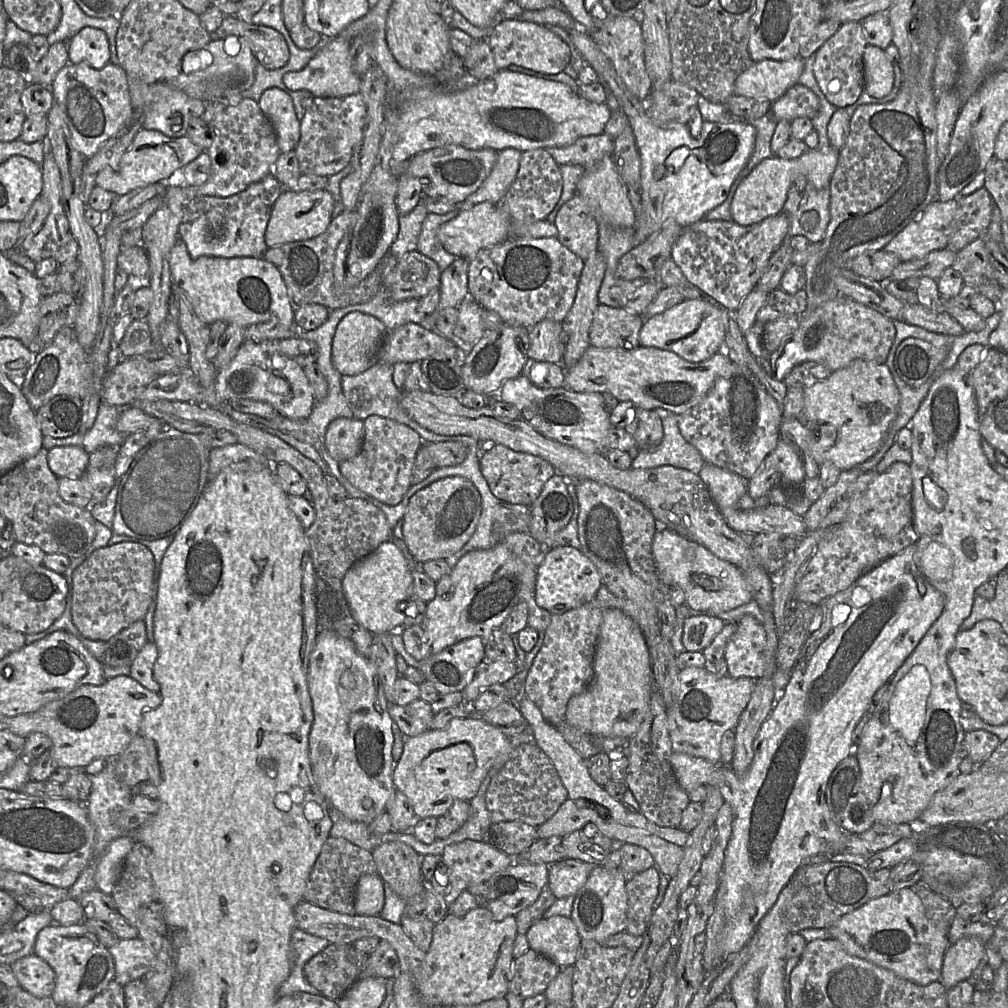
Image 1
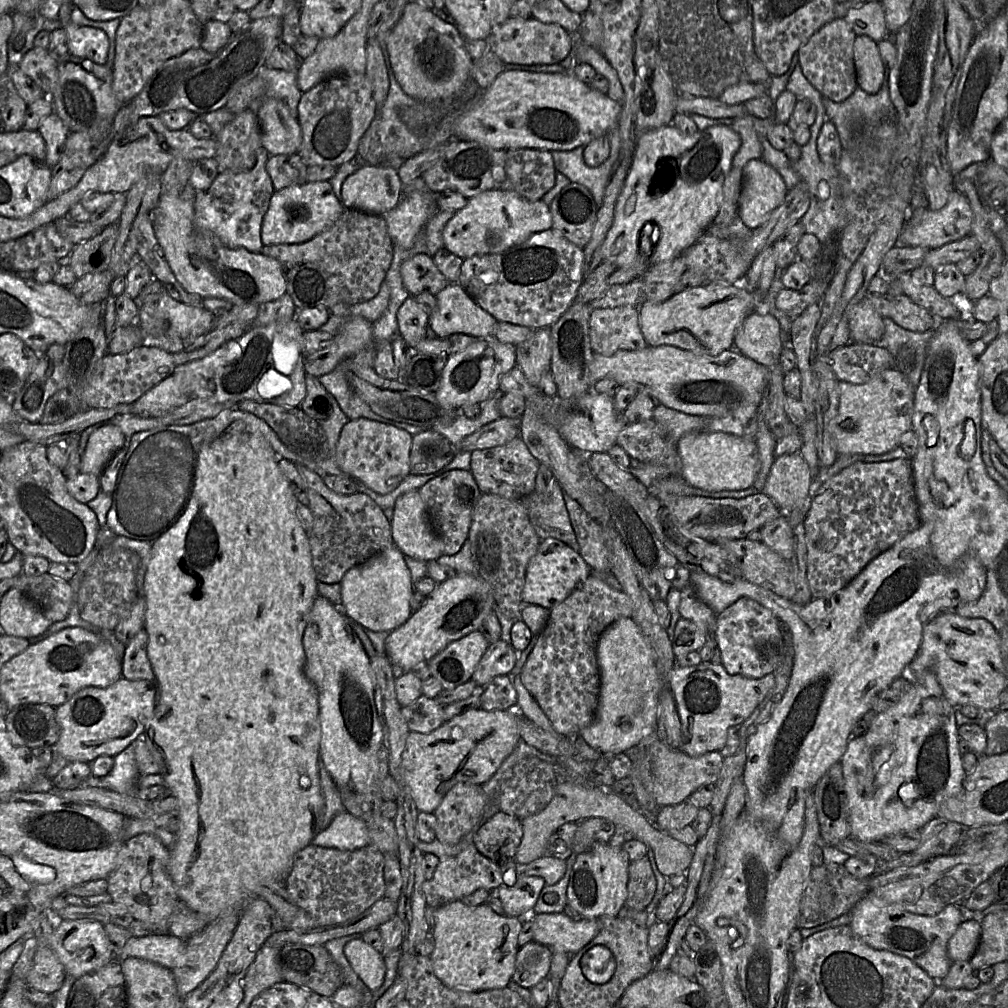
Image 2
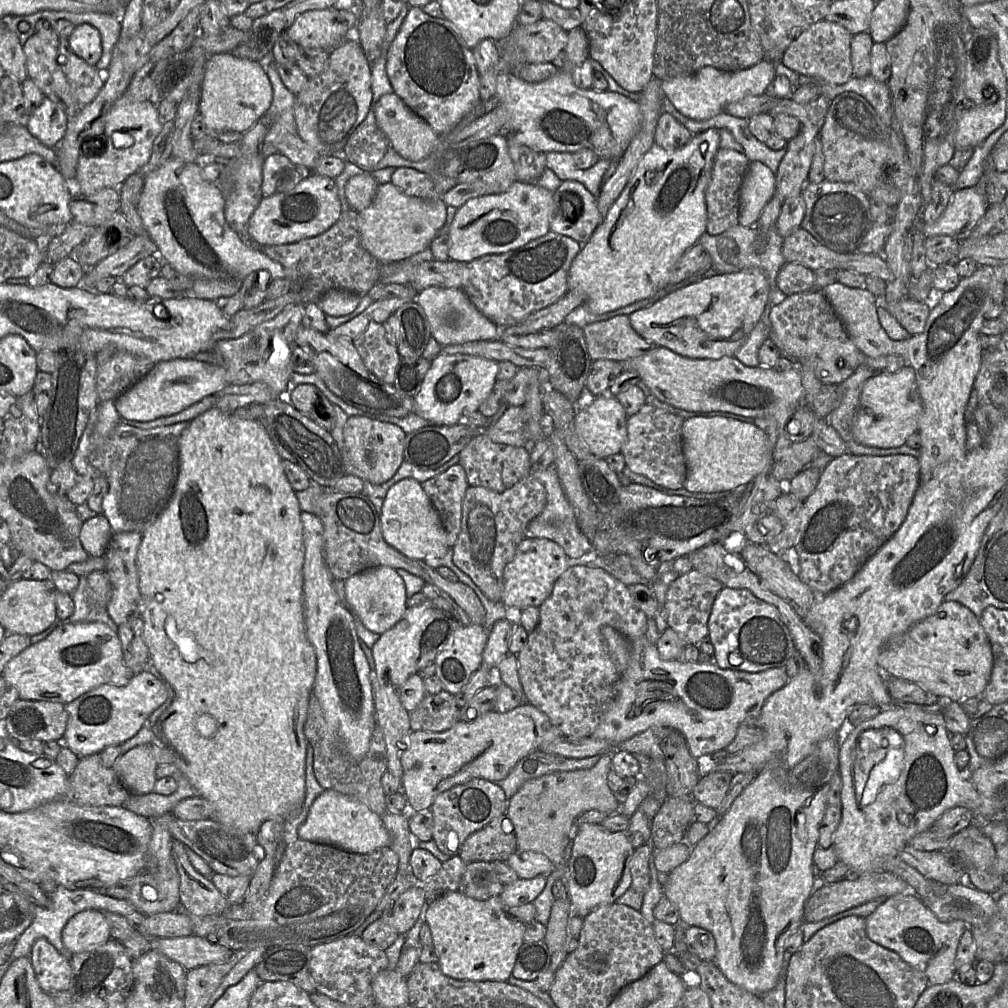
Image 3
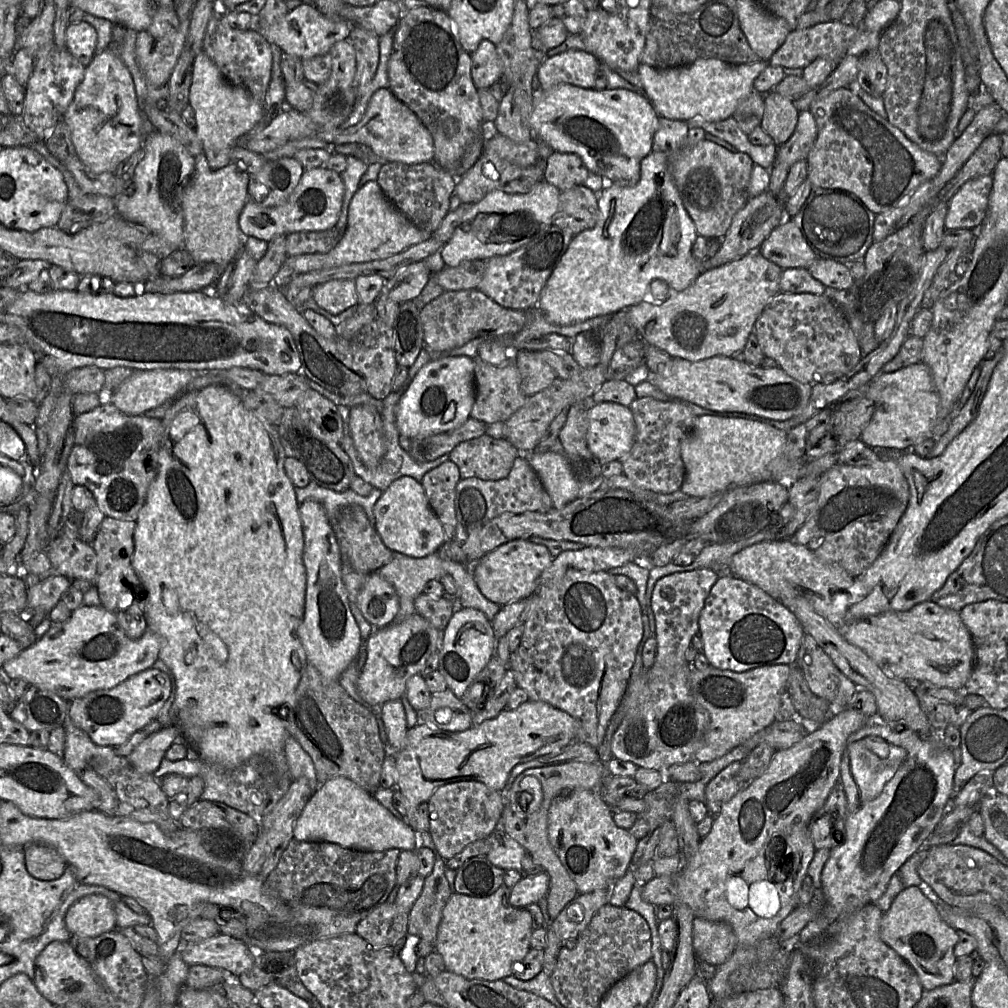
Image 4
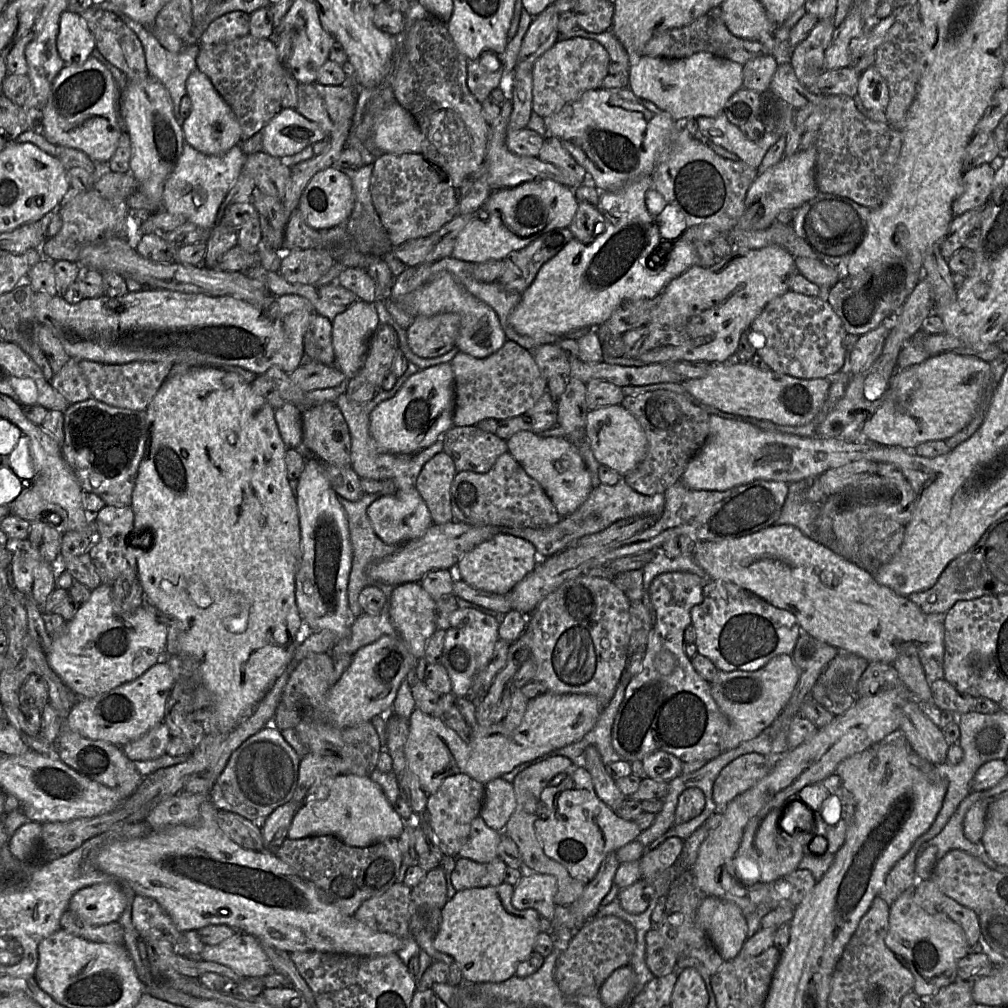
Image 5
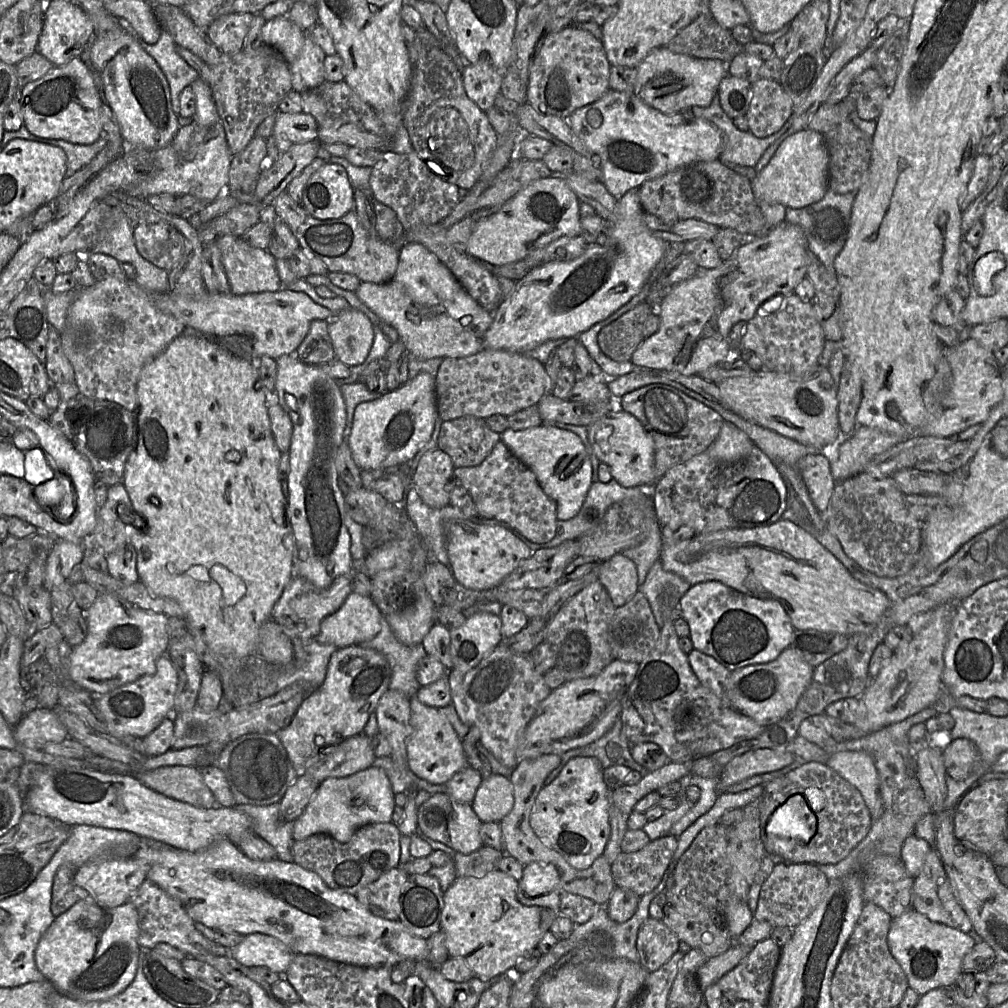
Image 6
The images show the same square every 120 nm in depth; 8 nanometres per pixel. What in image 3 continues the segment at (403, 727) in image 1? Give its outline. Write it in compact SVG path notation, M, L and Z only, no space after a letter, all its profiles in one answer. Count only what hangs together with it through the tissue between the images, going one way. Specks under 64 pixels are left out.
M441 691L427 694L418 707L409 713L412 731L442 732L459 722L460 708L454 695Z

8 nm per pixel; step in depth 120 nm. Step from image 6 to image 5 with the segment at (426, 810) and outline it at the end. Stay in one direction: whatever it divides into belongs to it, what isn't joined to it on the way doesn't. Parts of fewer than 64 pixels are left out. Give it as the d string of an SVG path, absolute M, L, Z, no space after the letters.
M478 816L471 822L469 838L459 851L459 856L480 863L487 863L498 857L501 832L491 829Z

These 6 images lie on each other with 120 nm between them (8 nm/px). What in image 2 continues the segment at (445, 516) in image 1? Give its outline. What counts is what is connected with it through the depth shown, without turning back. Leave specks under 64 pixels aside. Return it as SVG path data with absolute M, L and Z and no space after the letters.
M460 469L450 470L428 481L418 491L430 523L443 541L443 555L458 553L468 538L473 511L483 494L472 473Z

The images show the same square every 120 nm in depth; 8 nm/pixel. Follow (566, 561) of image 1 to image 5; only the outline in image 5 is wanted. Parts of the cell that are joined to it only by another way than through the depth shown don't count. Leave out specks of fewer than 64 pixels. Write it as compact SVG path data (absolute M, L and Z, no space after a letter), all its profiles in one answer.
M498 533L467 552L454 568L455 574L472 587L496 594L508 594L539 563L532 543L509 533Z

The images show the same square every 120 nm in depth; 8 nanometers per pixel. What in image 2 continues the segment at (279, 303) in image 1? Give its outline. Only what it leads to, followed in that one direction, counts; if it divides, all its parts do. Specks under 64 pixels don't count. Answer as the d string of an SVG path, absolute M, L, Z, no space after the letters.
M189 183L179 194L162 193L151 213L156 239L183 288L202 298L217 297L237 305L260 306L284 295L286 278L276 259L242 247L227 247L215 234L195 225L195 196L196 190Z

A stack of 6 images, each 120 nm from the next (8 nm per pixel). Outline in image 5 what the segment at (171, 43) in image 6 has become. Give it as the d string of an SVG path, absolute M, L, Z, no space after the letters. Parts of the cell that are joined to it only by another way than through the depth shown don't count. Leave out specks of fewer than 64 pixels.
M112 8L112 10L122 18L126 25L131 28L138 37L143 47L148 72L153 78L161 82L168 90L173 102L174 116L182 127L186 119L183 119L180 115L180 103L182 98L186 95L188 77L195 69L197 69L197 56L199 54L200 44L184 44L184 47L180 52L171 52L160 44L151 29L135 22L129 16L114 8Z

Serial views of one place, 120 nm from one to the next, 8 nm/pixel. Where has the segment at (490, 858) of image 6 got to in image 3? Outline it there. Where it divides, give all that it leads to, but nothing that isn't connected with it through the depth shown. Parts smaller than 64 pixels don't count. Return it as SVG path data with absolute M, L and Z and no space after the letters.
M475 861L466 865L458 892L476 900L487 900L499 896L503 889L491 861Z

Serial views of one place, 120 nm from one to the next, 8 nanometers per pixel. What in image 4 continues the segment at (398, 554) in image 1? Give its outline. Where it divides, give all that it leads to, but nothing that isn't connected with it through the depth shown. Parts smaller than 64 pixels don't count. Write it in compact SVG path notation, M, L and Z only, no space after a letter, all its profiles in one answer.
M377 572L366 574L357 598L364 618L374 628L390 626L399 611L399 596L394 586Z

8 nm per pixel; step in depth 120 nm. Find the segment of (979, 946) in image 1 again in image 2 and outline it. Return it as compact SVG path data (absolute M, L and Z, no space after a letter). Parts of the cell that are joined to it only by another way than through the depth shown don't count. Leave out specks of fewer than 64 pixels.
M963 922L948 942L948 956L951 962L970 961L977 950L980 936L979 922Z

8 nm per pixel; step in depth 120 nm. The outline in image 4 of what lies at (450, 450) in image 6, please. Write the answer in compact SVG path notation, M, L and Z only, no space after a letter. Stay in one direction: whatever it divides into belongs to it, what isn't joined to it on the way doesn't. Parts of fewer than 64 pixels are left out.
M486 434L458 444L449 459L458 468L461 479L500 480L507 477L515 459L523 455L508 440Z

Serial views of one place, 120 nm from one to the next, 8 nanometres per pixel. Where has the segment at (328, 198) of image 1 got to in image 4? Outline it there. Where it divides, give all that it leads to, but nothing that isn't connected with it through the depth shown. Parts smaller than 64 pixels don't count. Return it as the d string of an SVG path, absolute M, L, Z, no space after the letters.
M325 167L305 170L285 203L265 207L249 200L239 216L239 226L248 237L271 241L278 235L300 231L324 231L336 227L342 211L344 182L340 173Z

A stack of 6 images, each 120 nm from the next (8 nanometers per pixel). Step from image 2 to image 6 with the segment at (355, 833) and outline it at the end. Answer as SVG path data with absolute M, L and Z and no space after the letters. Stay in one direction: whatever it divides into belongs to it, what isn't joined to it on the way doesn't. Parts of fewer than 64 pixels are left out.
M372 766L347 777L328 778L320 783L304 812L294 821L292 837L298 841L323 833L346 843L362 826L392 822L394 796L387 775L378 767Z

